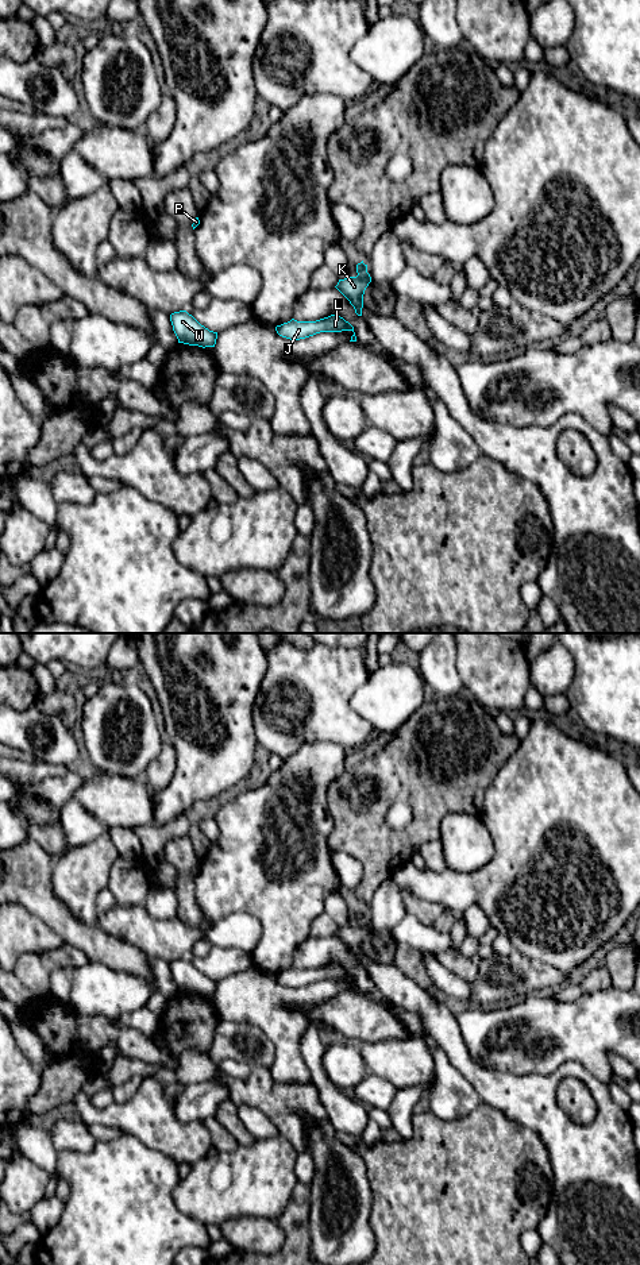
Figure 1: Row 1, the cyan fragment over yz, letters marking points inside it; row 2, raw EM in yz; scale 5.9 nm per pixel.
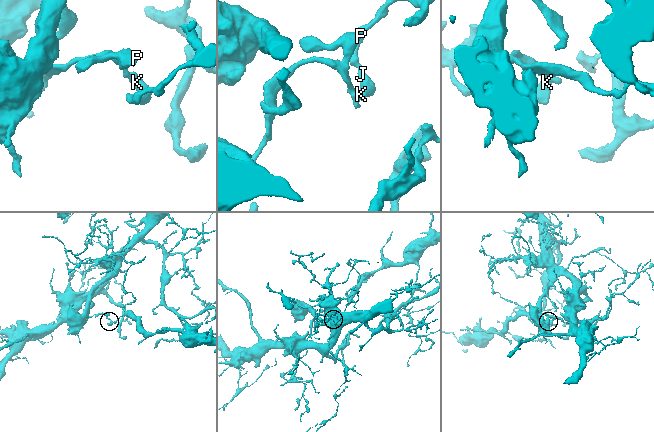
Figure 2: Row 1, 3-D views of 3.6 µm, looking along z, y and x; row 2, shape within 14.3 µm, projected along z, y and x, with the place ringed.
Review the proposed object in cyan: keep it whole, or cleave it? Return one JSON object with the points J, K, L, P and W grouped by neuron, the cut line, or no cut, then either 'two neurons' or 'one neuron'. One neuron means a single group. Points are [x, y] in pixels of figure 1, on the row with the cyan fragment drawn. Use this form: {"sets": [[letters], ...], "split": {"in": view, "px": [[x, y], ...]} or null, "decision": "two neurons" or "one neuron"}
{"sets": [["J", "K", "L", "W"], ["P"]], "split": {"in": "yz", "px": [[366, 270], [358, 276]]}, "decision": "two neurons"}

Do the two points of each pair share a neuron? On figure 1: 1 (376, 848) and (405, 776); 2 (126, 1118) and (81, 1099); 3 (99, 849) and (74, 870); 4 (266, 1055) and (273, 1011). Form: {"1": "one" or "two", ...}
{"1": "one", "2": "one", "3": "one", "4": "two"}

